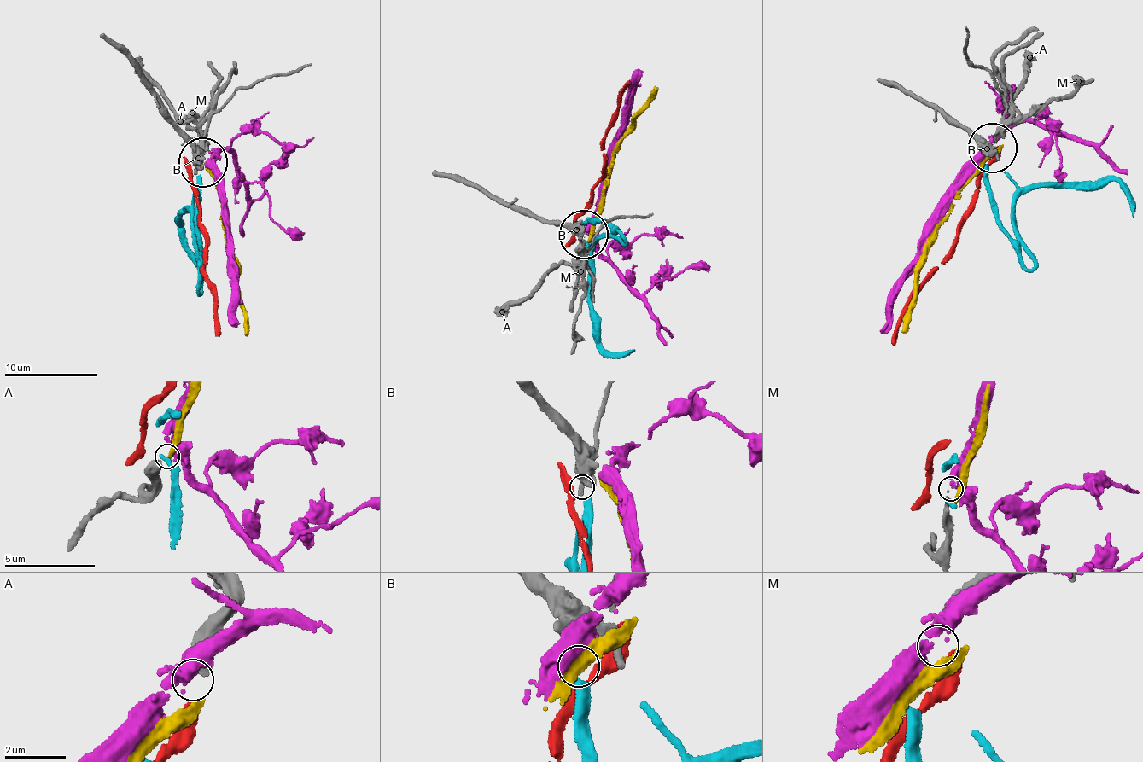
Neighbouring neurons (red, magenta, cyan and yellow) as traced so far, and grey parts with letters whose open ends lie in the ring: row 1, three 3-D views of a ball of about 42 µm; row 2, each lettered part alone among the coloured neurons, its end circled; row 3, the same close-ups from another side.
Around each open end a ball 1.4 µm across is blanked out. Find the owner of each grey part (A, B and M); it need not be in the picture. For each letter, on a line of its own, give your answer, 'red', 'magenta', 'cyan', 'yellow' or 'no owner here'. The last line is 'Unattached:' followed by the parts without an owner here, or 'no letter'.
A: yellow
B: cyan
M: no owner here
Unattached: M

